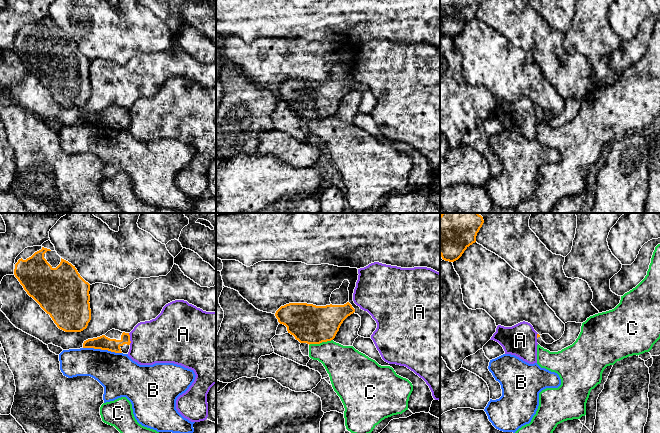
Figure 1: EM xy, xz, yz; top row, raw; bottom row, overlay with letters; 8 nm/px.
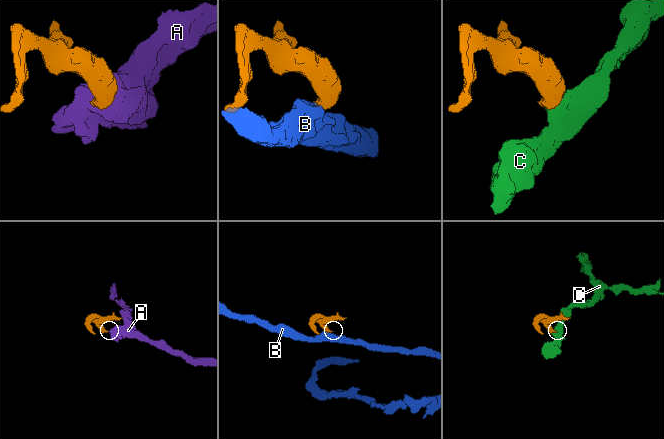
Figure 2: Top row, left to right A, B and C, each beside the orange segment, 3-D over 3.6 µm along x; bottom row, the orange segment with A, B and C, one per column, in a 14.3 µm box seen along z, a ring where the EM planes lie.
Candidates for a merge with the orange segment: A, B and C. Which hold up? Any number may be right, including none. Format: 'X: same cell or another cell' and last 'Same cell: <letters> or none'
A: another cell
B: another cell
C: another cell
Same cell: none

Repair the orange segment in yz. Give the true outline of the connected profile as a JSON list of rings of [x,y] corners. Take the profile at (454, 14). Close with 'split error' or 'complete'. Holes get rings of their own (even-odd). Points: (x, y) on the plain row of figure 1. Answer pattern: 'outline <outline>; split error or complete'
outline [[[440,0],[440,31],[443,36],[454,38],[476,18],[483,0]]]; complete

